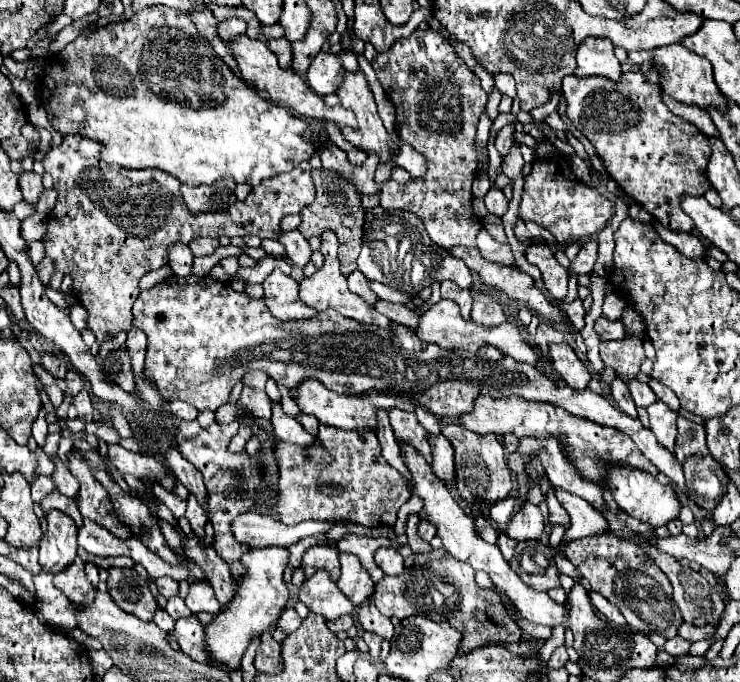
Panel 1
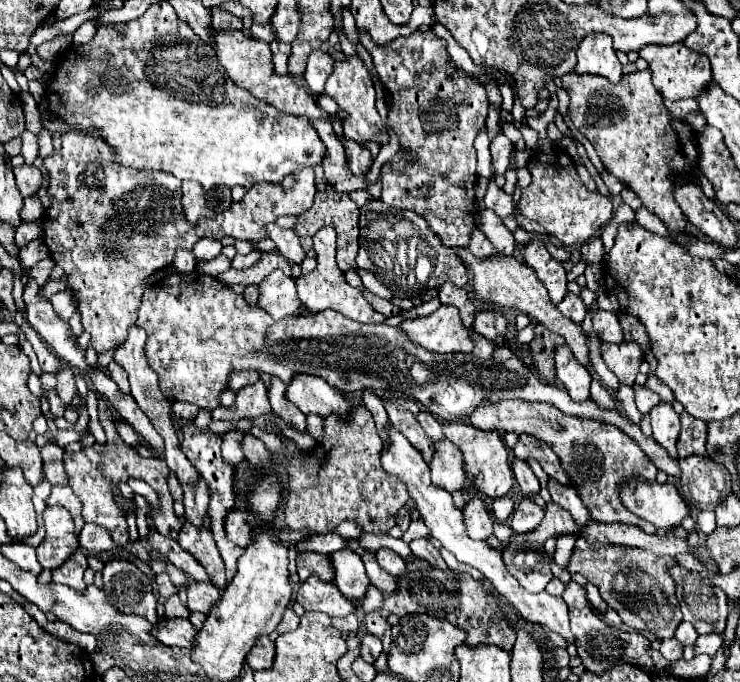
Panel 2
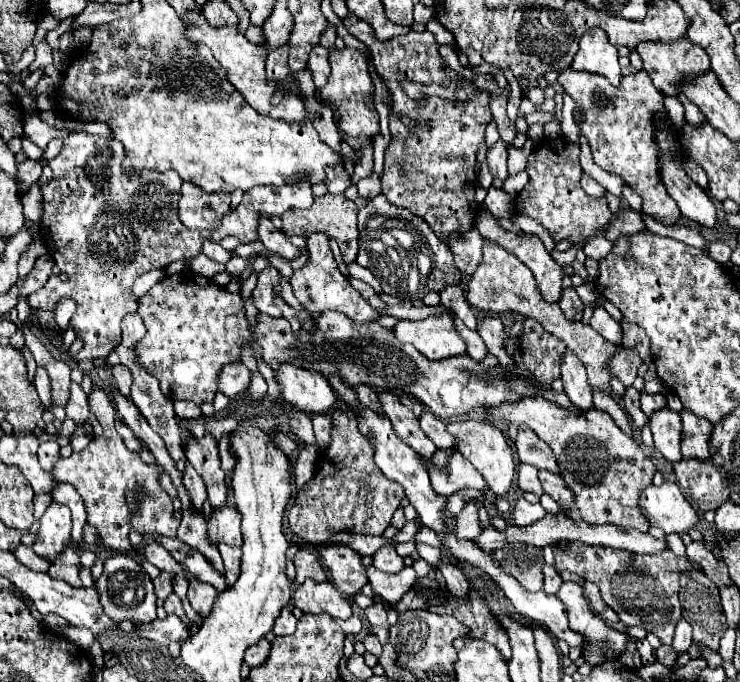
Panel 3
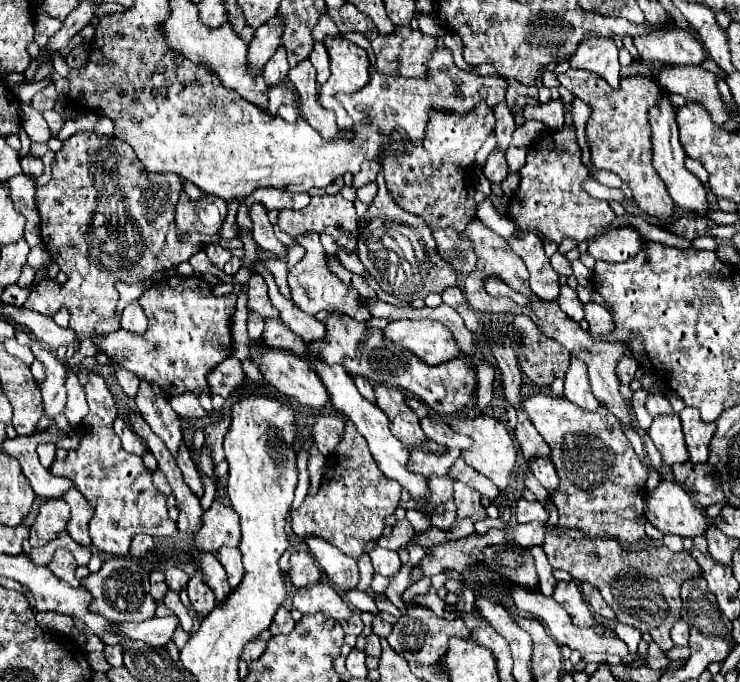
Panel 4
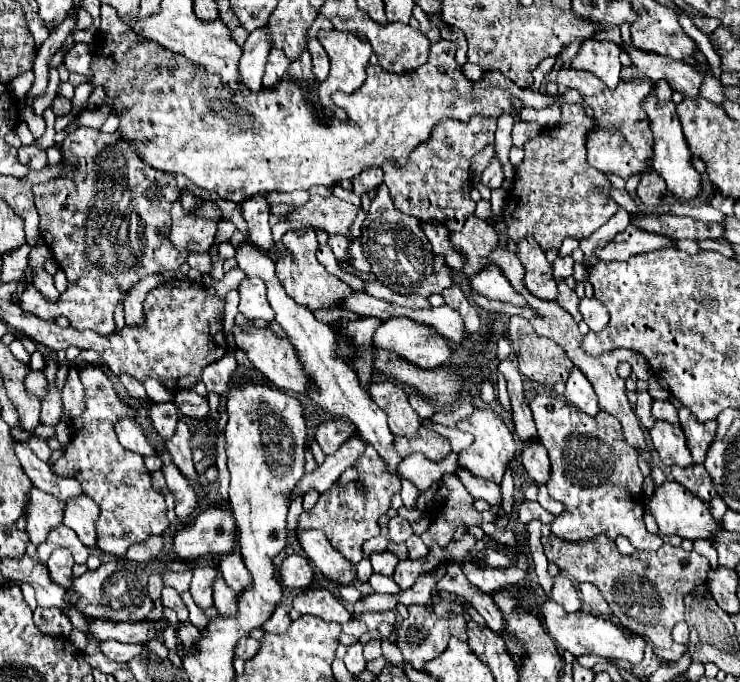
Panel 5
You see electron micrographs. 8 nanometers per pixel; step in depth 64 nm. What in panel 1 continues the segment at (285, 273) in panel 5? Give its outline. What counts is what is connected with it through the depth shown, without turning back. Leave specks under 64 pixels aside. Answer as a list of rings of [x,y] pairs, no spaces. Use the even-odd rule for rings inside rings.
[[[326,230],[326,232],[322,232],[320,242],[322,242],[322,244],[320,244],[320,252],[324,254],[324,264],[322,264],[322,268],[316,270],[314,276],[304,278],[302,282],[298,282],[300,300],[302,300],[306,306],[310,306],[310,308],[314,308],[314,310],[318,310],[318,312],[320,312],[320,310],[326,310],[326,308],[334,308],[334,310],[338,310],[338,312],[340,312],[342,316],[346,316],[346,318],[352,318],[352,320],[358,320],[358,322],[366,322],[366,324],[374,324],[374,326],[380,326],[380,328],[388,326],[390,320],[388,320],[384,314],[376,312],[374,306],[366,304],[358,294],[350,292],[350,288],[348,288],[348,284],[346,284],[346,276],[344,276],[344,274],[340,272],[340,268],[338,268],[338,256],[336,256],[338,240],[336,240],[336,234],[334,234],[332,230]]]

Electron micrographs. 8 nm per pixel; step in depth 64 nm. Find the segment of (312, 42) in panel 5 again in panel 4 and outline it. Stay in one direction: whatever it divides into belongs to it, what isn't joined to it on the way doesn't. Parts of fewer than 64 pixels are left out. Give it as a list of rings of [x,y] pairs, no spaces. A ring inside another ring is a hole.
[[[314,42],[314,48],[310,52],[310,62],[318,72],[318,84],[324,84],[330,76],[330,64],[328,64],[328,52],[322,42]]]

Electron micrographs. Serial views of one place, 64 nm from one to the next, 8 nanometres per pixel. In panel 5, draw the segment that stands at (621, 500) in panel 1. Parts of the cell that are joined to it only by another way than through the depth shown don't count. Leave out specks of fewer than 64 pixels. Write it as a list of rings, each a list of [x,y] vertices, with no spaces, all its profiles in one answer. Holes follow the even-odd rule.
[[[664,482],[662,488],[658,488],[652,498],[648,500],[648,508],[652,510],[658,530],[662,534],[676,534],[680,538],[688,538],[688,540],[714,540],[716,534],[722,530],[720,522],[710,514],[710,506],[708,502],[700,500],[698,496],[694,496],[692,492],[688,492],[684,486],[676,484],[676,482]]]

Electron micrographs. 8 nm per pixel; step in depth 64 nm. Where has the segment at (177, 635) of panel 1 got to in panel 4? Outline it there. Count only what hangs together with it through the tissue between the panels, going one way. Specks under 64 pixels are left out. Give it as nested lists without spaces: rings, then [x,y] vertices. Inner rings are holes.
[[[154,616],[152,620],[144,620],[144,622],[120,622],[110,626],[108,630],[112,634],[118,634],[122,638],[128,640],[142,640],[150,646],[166,646],[166,642],[172,638],[174,630],[178,626],[178,618],[176,616],[166,616],[166,618],[158,618]]]

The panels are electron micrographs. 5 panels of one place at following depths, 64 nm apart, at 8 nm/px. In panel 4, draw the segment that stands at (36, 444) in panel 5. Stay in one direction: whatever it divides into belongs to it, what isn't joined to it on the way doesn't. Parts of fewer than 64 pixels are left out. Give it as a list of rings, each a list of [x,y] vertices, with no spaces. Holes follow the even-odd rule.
[[[38,444],[36,452],[38,452],[38,456],[40,456],[40,462],[42,462],[46,468],[50,468],[50,464],[52,464],[52,460],[54,460],[56,446],[54,446],[54,444]]]

